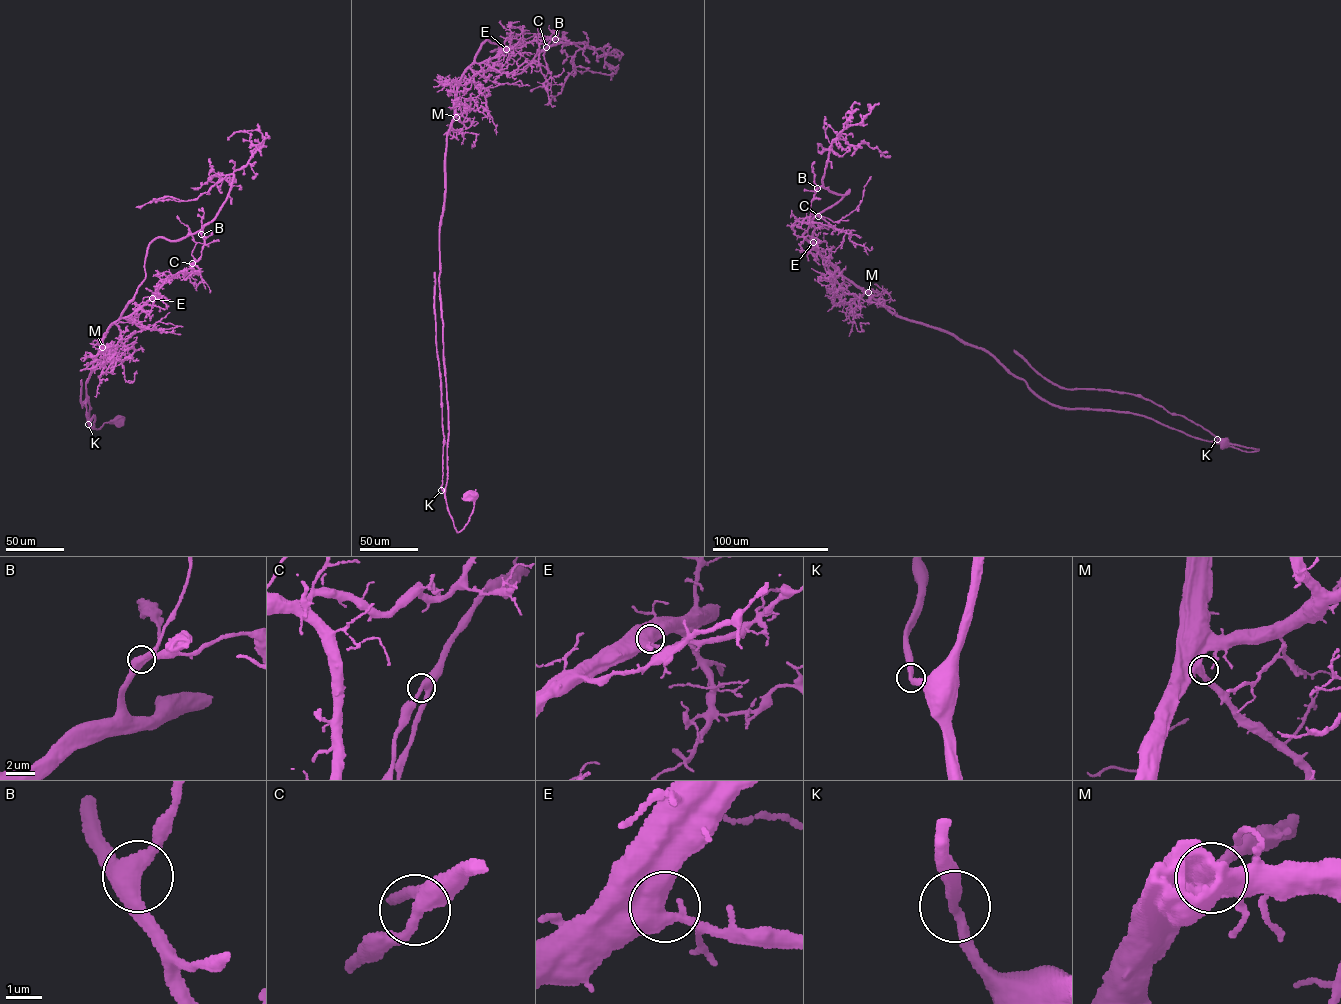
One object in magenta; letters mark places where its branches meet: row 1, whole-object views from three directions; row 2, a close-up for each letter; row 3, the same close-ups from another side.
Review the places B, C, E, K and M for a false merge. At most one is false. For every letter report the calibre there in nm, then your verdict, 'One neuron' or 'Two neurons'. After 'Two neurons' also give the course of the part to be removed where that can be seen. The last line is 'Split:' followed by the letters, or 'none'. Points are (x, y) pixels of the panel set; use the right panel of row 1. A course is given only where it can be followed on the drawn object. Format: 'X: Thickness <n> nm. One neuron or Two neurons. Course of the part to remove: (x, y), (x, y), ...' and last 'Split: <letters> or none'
B: Thickness 440 nm. One neuron
C: Thickness 360 nm. One neuron
E: Thickness 480 nm. One neuron
K: Thickness 360 nm. One neuron
M: Thickness 500 nm. One neuron
Split: none

